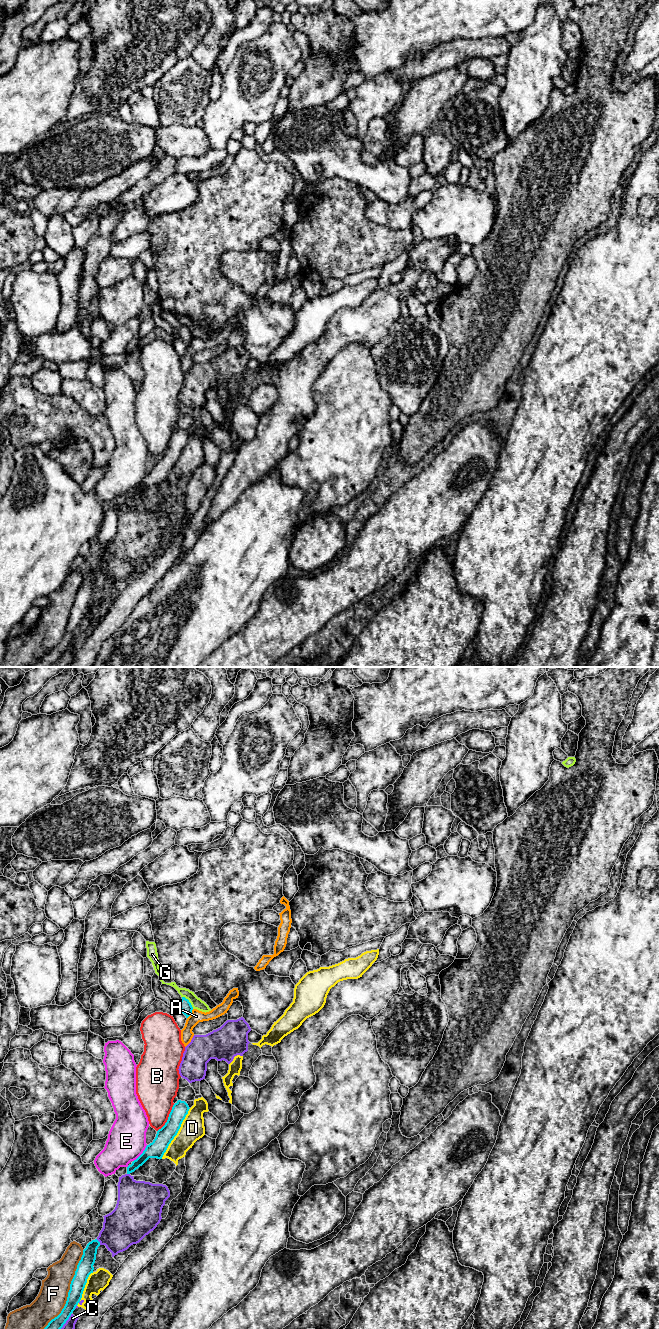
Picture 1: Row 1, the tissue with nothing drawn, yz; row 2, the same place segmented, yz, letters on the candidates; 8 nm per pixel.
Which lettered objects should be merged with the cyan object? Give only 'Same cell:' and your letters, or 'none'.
Same cell: none

